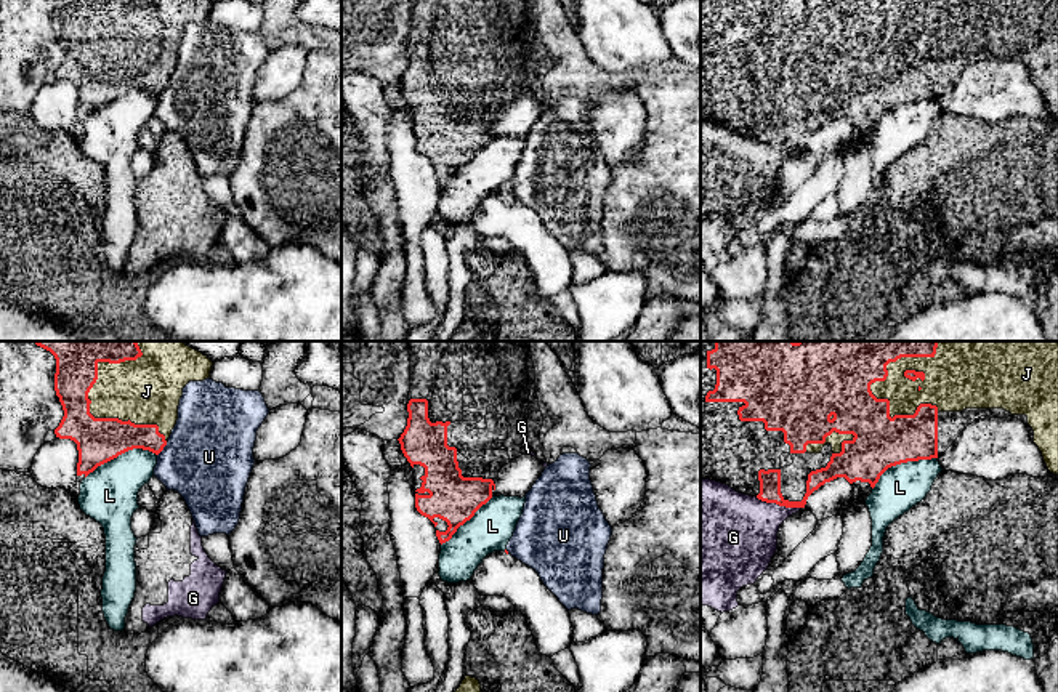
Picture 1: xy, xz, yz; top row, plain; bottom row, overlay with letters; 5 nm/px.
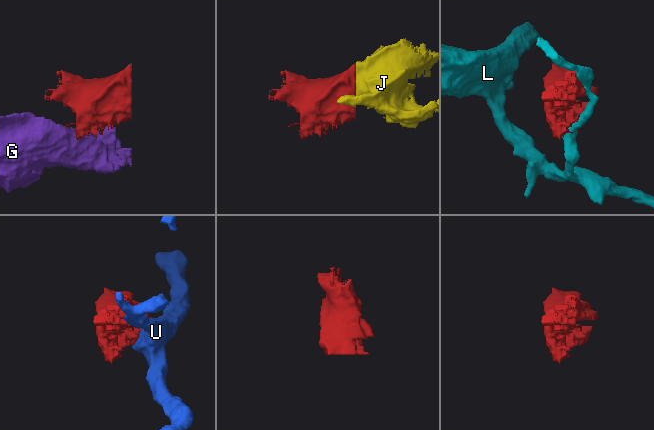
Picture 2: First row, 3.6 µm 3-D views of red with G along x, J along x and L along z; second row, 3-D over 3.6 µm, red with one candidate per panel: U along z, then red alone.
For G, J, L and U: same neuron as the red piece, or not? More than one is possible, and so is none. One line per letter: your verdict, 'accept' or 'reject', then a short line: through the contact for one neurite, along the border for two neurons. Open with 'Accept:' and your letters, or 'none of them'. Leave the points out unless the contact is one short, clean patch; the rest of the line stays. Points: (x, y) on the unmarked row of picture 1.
Accept: J
G: reject; line yz (755, 138), (800, 149)
J: accept
L: reject
U: reject

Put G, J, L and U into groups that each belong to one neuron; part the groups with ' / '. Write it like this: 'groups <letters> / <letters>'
groups G / J / L / U

